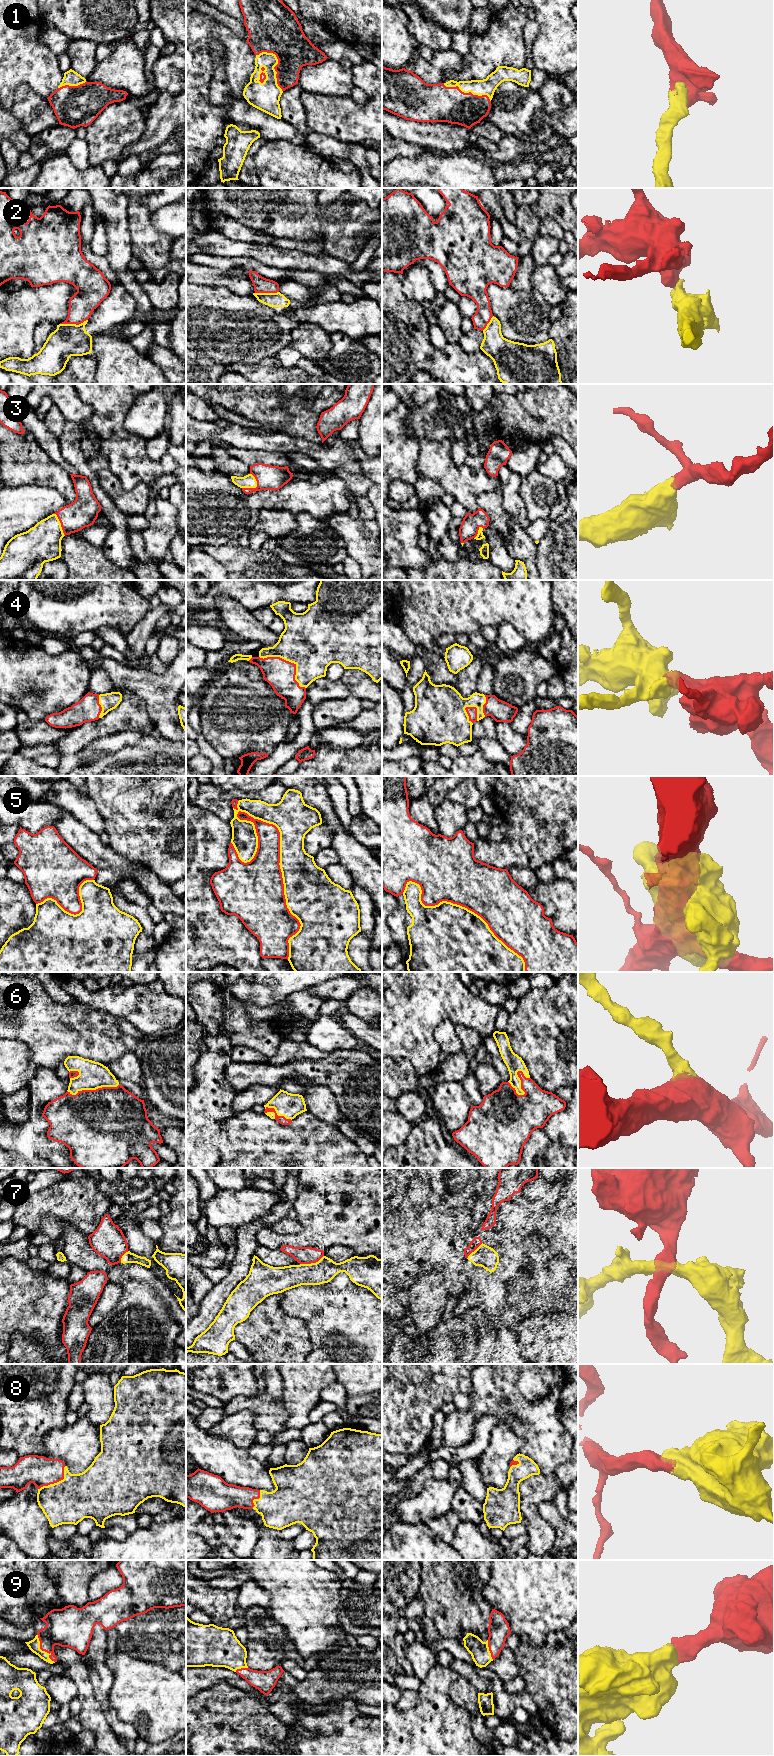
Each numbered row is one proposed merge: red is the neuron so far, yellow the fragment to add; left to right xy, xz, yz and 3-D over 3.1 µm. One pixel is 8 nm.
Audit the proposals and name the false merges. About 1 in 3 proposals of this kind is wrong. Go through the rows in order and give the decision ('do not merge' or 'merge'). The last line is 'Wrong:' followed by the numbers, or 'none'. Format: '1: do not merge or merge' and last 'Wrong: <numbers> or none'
1: merge
2: do not merge
3: merge
4: merge
5: do not merge
6: merge
7: do not merge
8: merge
9: merge
Wrong: 2, 5, 7

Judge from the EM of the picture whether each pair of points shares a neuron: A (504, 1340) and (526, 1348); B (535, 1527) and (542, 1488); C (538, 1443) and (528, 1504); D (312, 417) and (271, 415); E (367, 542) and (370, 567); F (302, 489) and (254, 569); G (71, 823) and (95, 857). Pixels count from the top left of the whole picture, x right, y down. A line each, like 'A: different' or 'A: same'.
A: different
B: same
C: different
D: same
E: same
F: different
G: same

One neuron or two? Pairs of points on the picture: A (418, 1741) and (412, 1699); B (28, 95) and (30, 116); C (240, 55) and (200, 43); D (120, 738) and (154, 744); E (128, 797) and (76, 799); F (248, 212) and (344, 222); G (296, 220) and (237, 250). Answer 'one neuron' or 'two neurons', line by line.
A: two neurons
B: one neuron
C: one neuron
D: two neurons
E: two neurons
F: one neuron
G: two neurons

